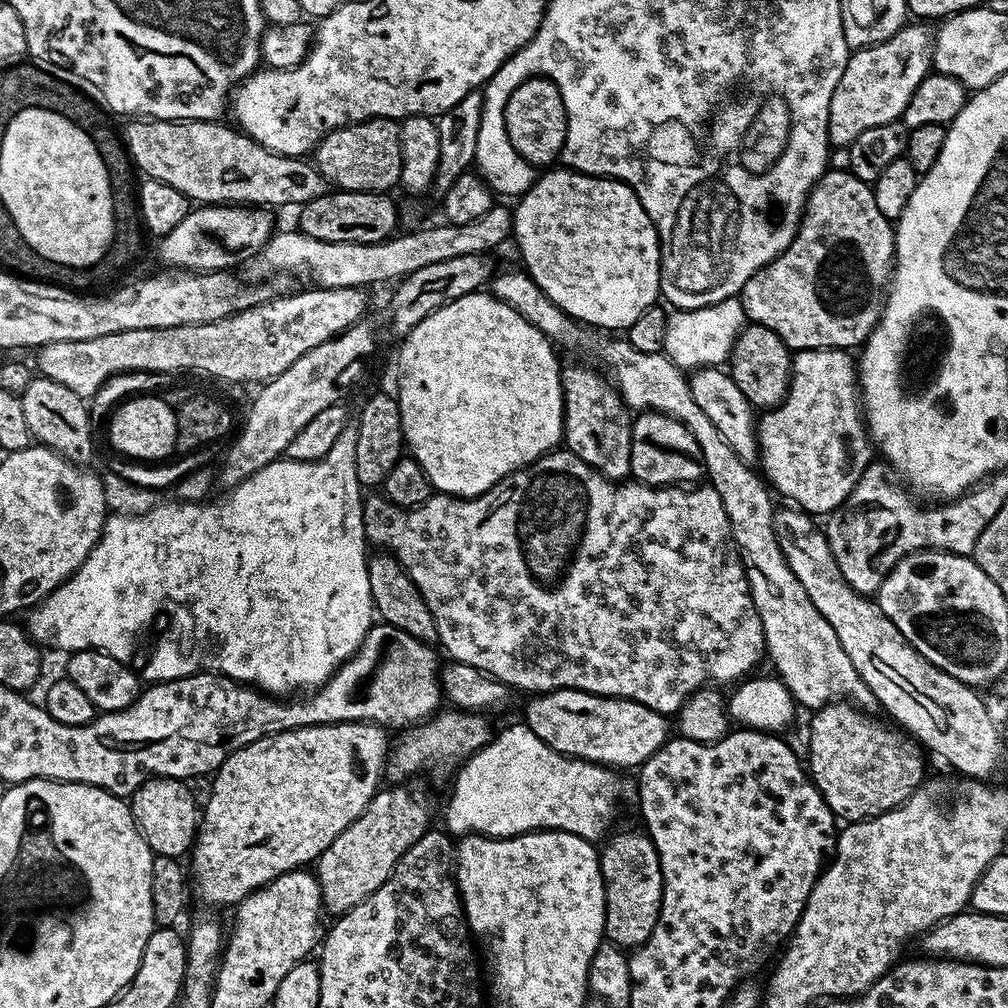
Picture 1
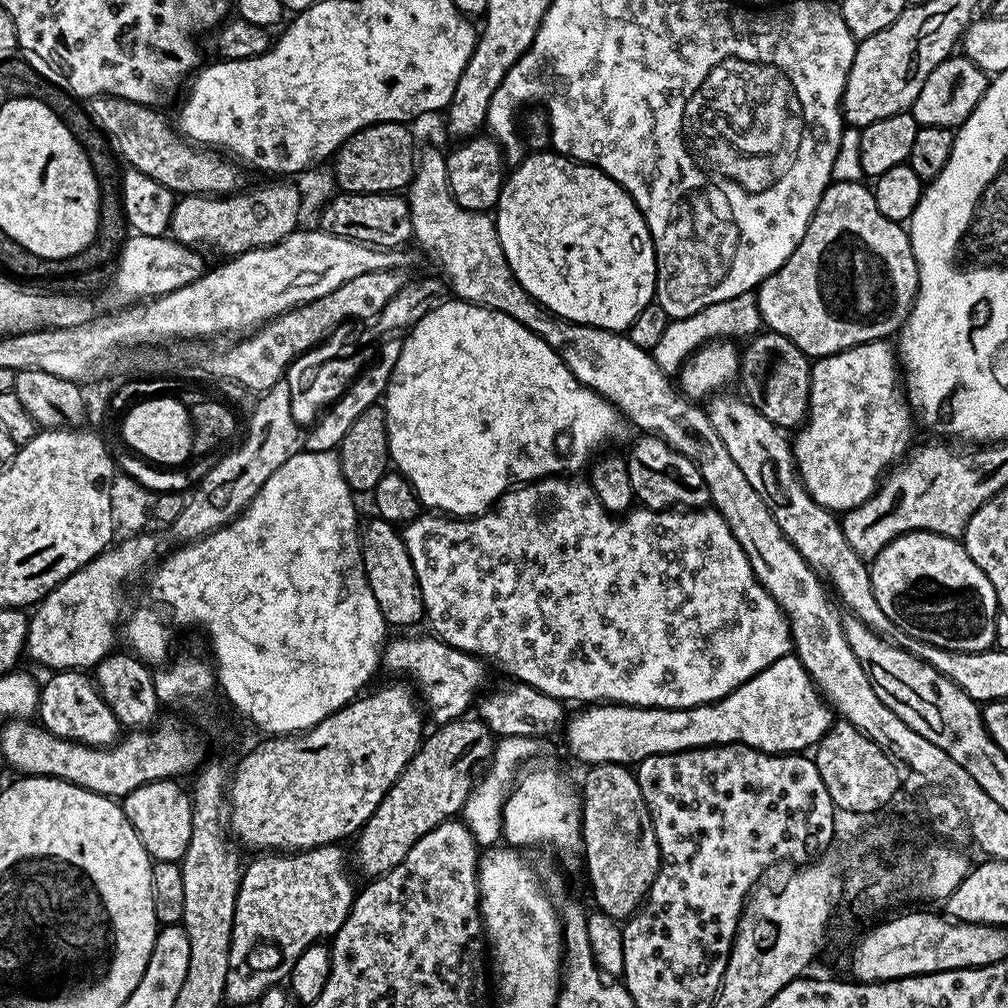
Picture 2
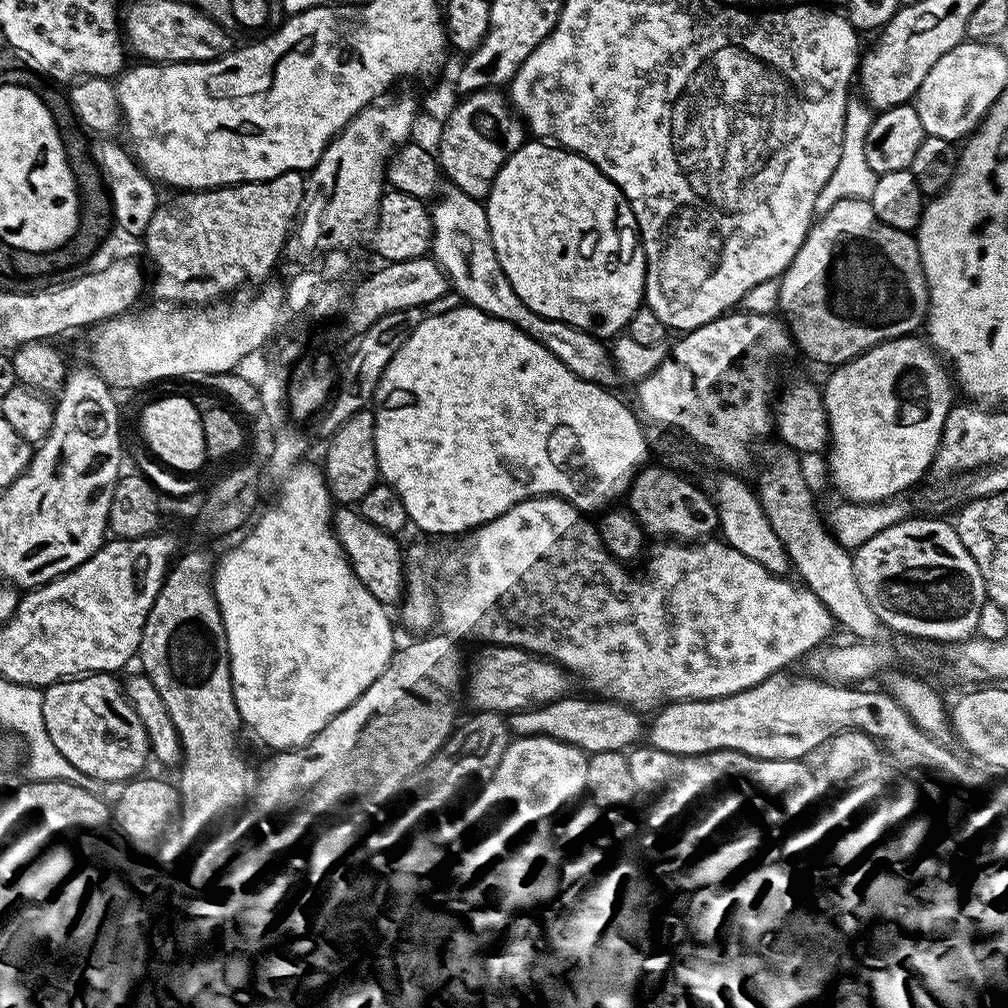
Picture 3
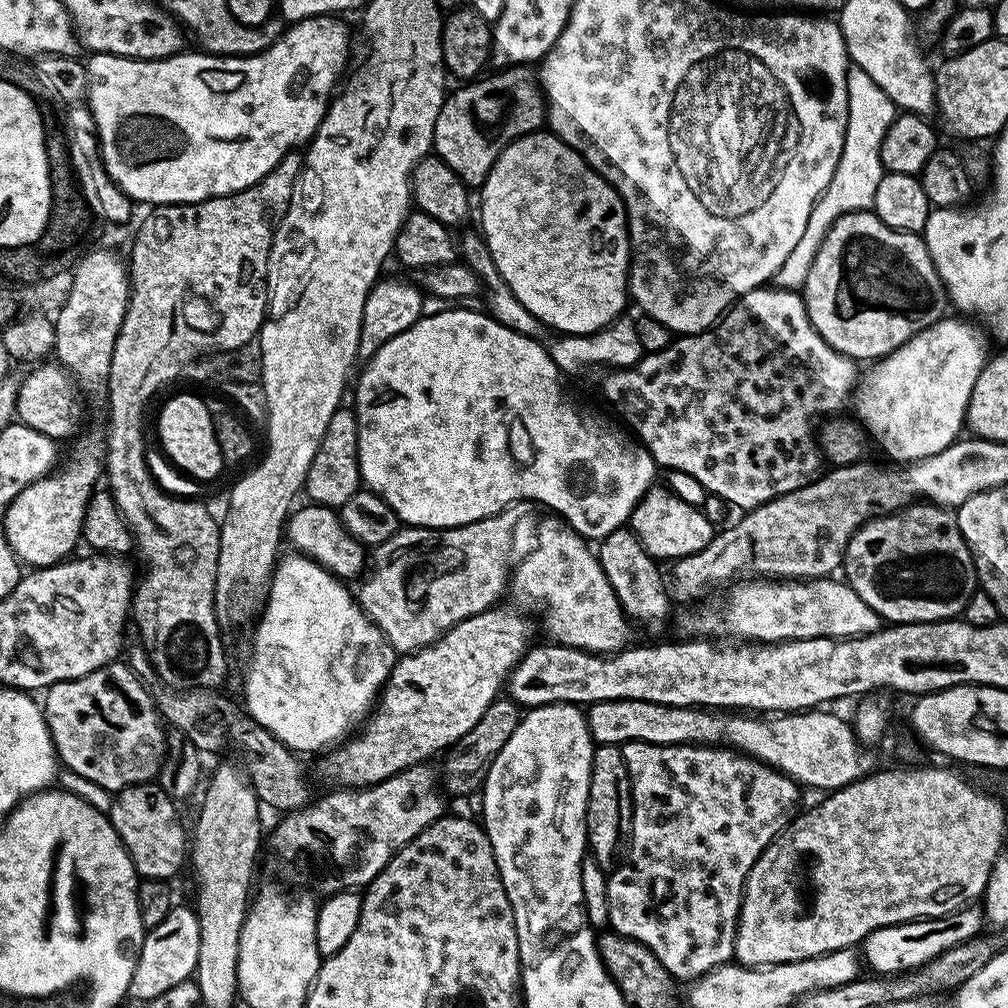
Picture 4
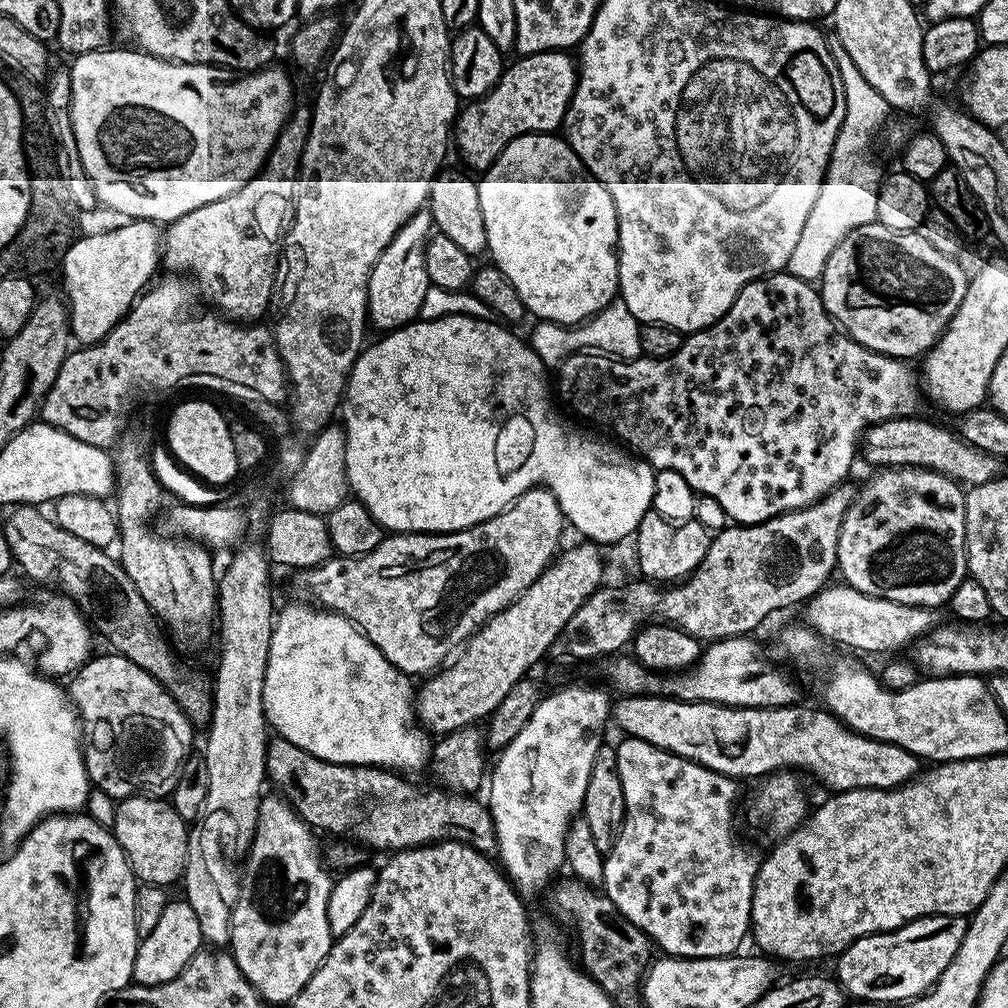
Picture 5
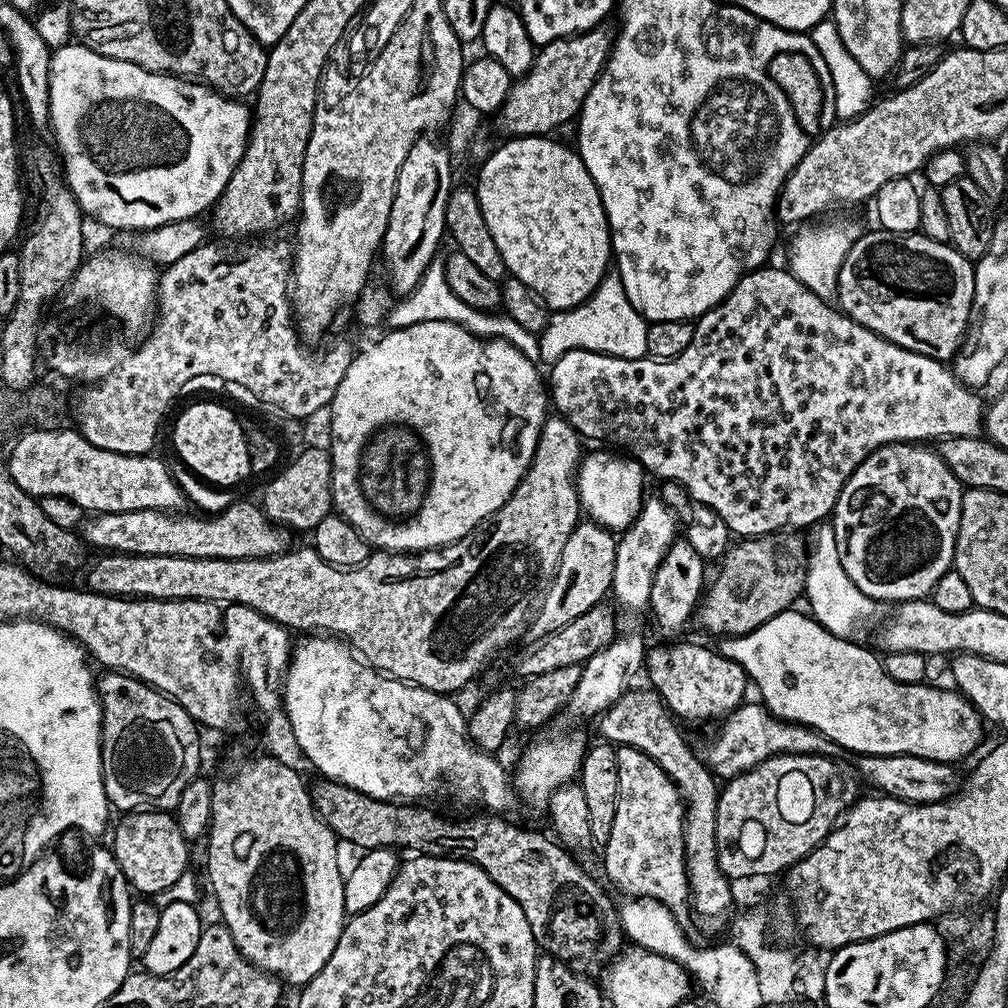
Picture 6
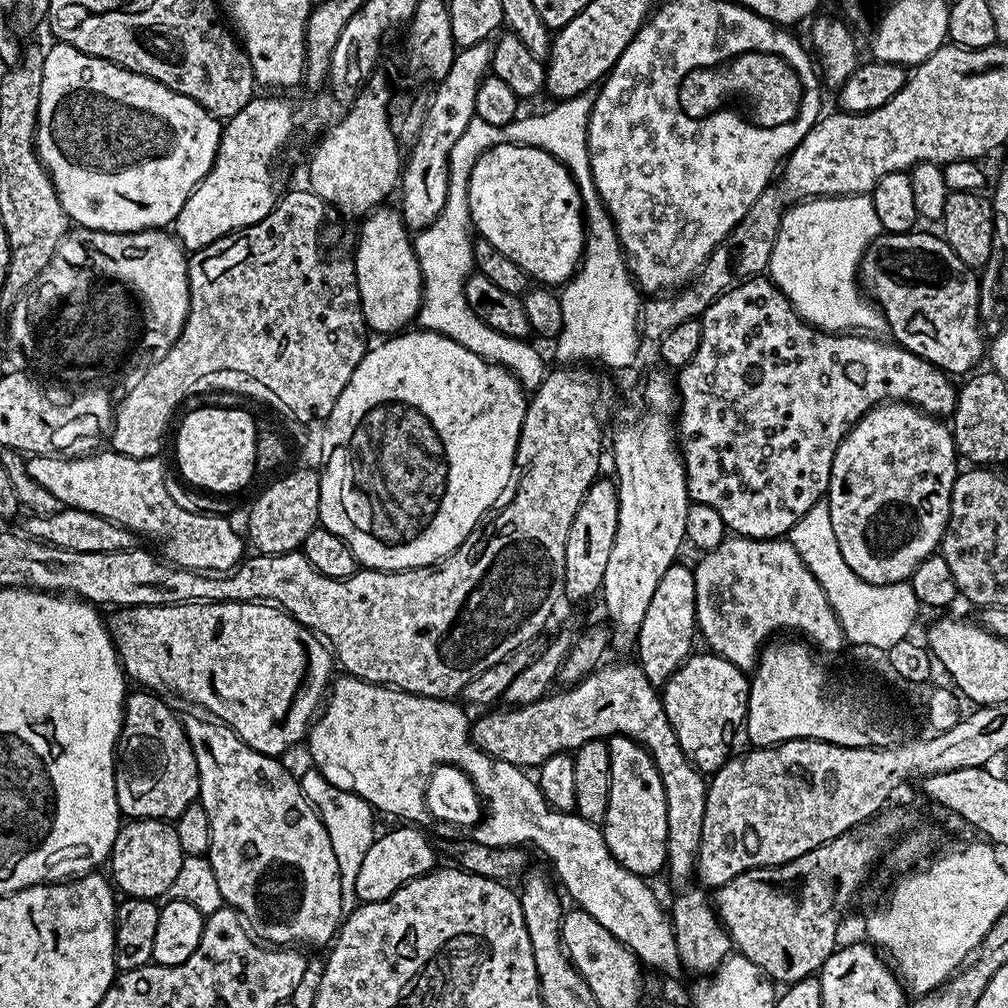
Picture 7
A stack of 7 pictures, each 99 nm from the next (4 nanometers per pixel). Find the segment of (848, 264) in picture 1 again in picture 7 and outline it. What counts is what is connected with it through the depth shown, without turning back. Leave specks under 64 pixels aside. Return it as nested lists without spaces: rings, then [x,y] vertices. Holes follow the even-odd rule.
[[[920,231],[877,236],[860,259],[858,283],[884,313],[895,343],[953,377],[963,377],[986,356],[986,336],[980,323],[980,281],[944,239]]]

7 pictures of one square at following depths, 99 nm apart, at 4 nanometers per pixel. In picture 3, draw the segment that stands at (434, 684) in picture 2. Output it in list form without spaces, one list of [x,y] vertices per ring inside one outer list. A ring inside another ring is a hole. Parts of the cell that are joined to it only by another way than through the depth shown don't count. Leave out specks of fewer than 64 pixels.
[[[508,644],[484,646],[466,668],[466,692],[476,712],[511,714],[526,708],[541,708],[559,700],[569,691],[569,673],[554,660],[545,660],[533,652],[511,648]]]

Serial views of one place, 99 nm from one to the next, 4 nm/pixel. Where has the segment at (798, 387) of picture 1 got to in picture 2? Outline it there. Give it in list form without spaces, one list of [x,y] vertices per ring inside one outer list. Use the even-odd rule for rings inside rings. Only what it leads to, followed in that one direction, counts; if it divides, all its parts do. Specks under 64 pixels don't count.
[[[887,339],[871,340],[869,344],[859,344],[853,348],[847,348],[841,352],[835,352],[829,356],[821,356],[811,365],[812,385],[810,386],[810,394],[808,395],[808,414],[803,424],[800,425],[795,433],[794,439],[791,441],[792,457],[796,460],[796,468],[800,471],[800,480],[806,486],[806,490],[814,498],[814,502],[818,502],[818,506],[828,509],[829,512],[843,514],[849,512],[851,508],[858,507],[862,502],[866,502],[866,498],[870,498],[875,494],[877,487],[885,475],[886,470],[891,469],[909,451],[908,443],[912,440],[912,424],[914,425],[914,413],[908,407],[908,401],[905,393],[902,391],[901,385],[898,383],[898,356],[888,345]]]

